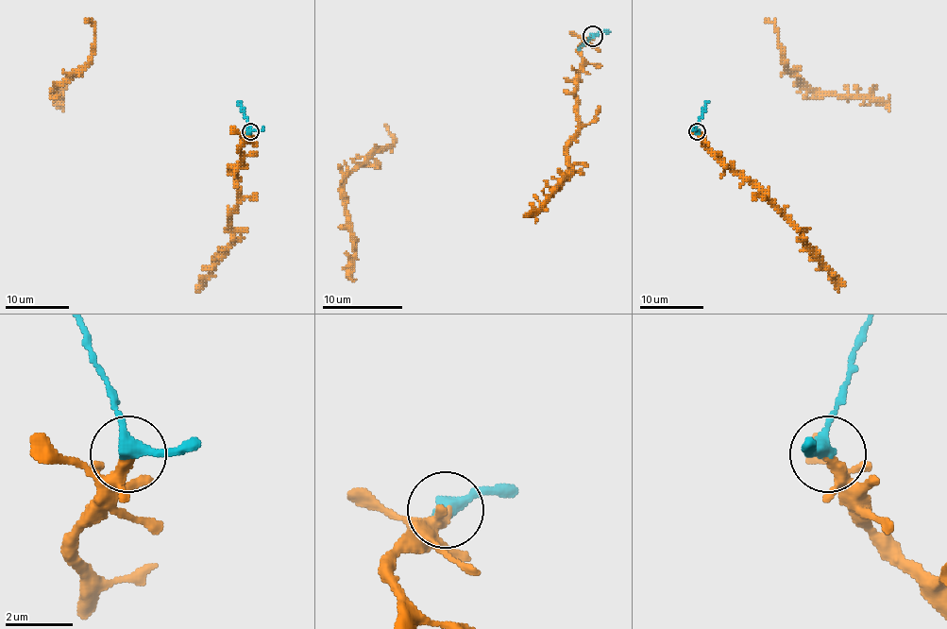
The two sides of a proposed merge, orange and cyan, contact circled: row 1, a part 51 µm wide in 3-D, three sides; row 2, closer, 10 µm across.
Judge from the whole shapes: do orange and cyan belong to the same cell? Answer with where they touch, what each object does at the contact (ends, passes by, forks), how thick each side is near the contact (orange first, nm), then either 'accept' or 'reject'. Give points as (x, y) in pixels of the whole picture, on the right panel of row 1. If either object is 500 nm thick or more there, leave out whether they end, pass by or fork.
place (697, 131); orange passes by; cyan passes by; calibres 280 and 340 nm; accept

